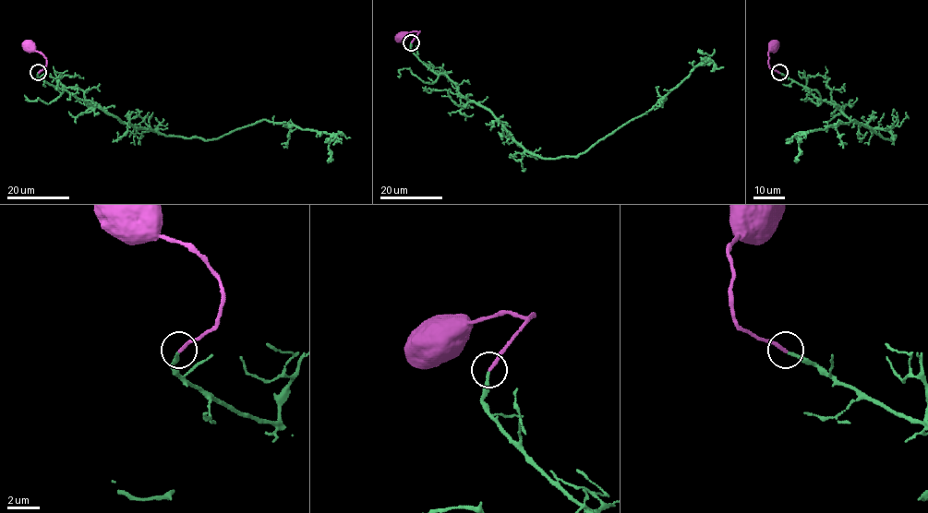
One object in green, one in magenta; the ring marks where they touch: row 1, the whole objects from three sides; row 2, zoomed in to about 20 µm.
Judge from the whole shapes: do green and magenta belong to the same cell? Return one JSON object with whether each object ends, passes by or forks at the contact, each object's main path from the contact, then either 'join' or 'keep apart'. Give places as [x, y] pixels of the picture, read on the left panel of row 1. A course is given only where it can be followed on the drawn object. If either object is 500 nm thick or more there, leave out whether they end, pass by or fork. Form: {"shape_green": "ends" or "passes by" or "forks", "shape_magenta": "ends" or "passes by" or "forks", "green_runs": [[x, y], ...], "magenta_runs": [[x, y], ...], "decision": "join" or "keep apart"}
{"shape_green": "ends", "shape_magenta": "ends", "green_runs": [[39, 73], [50, 84], [122, 122], [174, 137], [217, 139], [268, 120], [329, 133], [328, 162]], "magenta_runs": [[39, 73], [45, 67], [46, 58], [28, 45]], "decision": "join"}

